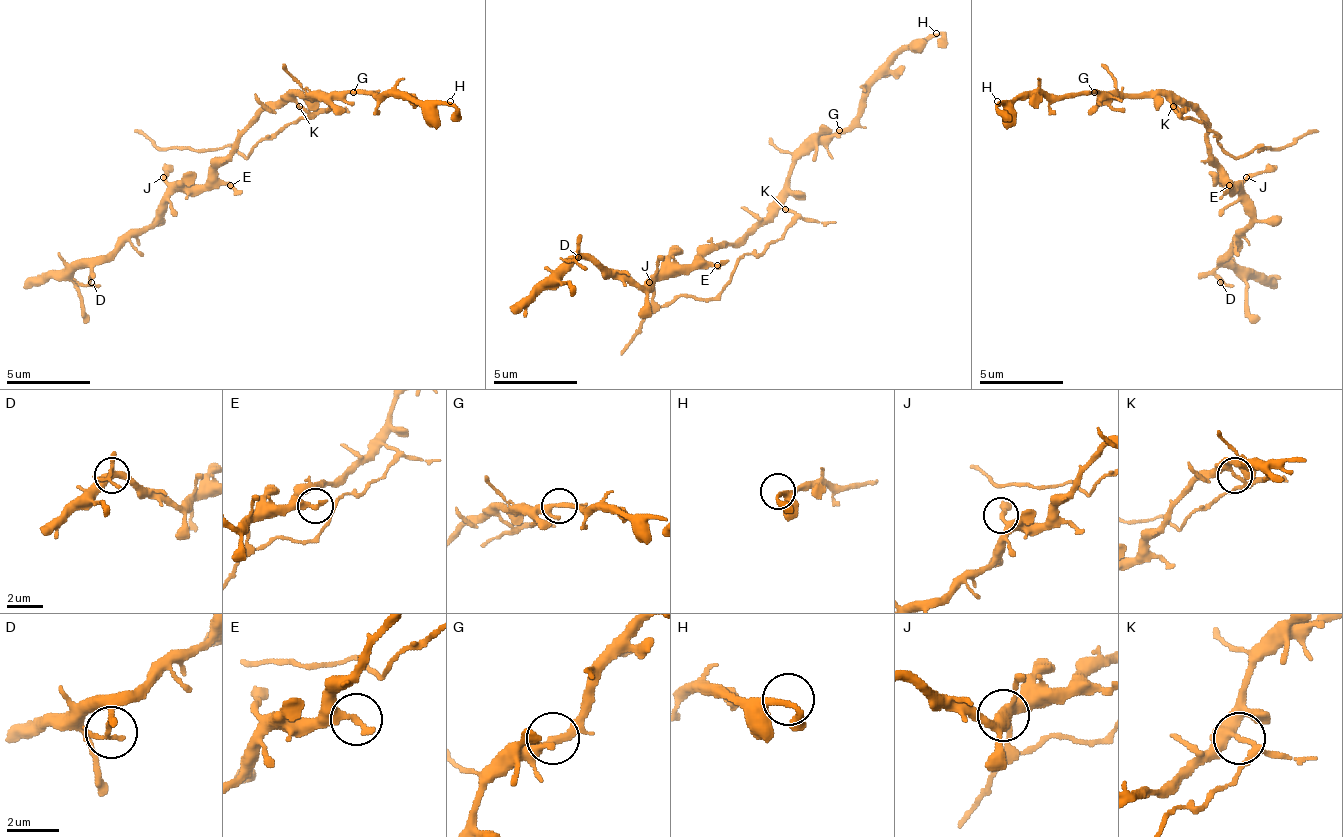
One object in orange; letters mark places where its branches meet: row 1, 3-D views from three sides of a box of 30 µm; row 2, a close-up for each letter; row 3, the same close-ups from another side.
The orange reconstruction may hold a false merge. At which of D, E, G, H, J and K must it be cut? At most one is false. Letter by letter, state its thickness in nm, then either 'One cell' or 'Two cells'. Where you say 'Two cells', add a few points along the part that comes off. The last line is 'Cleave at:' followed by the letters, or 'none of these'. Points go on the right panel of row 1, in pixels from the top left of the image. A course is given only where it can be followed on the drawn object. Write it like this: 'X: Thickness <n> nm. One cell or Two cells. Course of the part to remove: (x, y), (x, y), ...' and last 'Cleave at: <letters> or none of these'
D: Thickness 200 nm. One cell
E: Thickness 400 nm. One cell
G: Thickness 240 nm. One cell
H: Thickness 240 nm. One cell
J: Thickness 220 nm. One cell
K: Thickness 240 nm. Two cells. Course of the part to remove: (1174, 105), (1216, 134), (1216, 139), (1233, 156), (1246, 156), (1262, 147), (1258, 151), (1284, 147), (1317, 130)
Cleave at: K

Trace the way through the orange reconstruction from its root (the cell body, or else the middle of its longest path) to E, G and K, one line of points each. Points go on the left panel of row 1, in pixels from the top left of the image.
E: (256, 118), (239, 139), (239, 147), (218, 168), (218, 177), (230, 185)
G: (256, 118), (264, 109), (273, 109), (289, 96), (344, 96), (353, 92)
K: (256, 118), (264, 109), (281, 109), (289, 101), (298, 105)

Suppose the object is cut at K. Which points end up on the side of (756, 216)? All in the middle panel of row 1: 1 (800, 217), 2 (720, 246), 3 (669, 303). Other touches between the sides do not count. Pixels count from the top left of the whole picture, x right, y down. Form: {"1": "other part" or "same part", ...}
{"1": "other part", "2": "same part", "3": "other part"}

